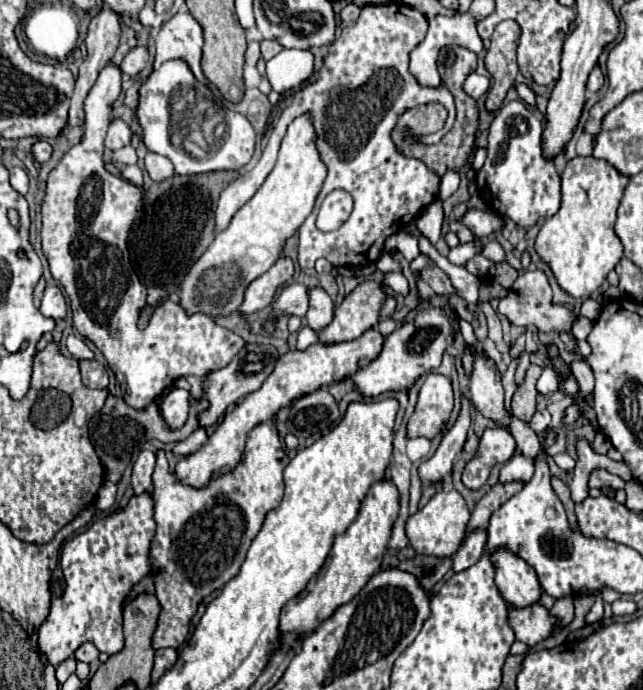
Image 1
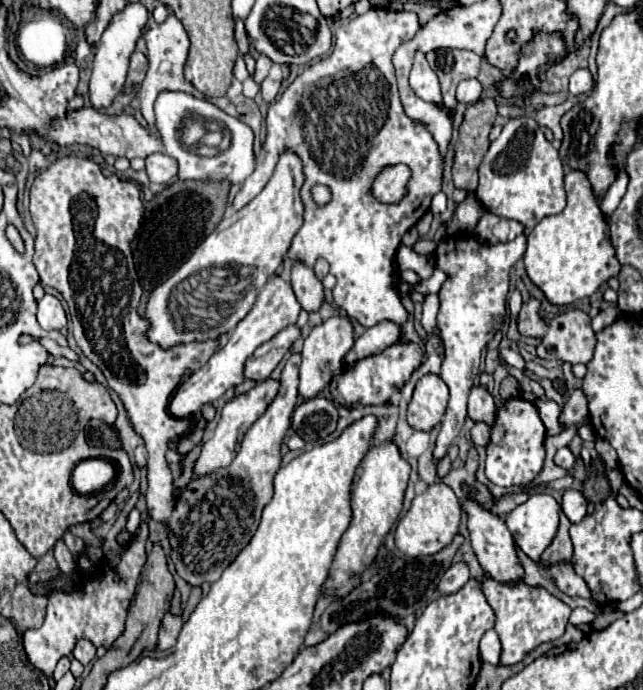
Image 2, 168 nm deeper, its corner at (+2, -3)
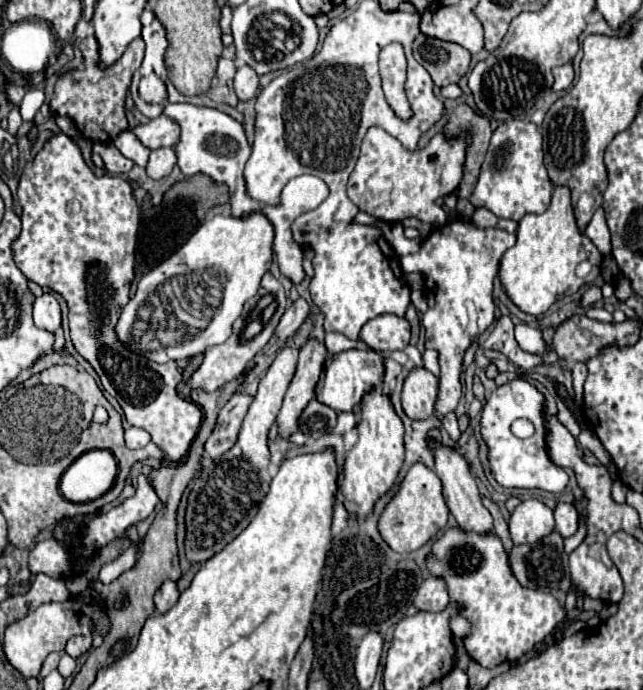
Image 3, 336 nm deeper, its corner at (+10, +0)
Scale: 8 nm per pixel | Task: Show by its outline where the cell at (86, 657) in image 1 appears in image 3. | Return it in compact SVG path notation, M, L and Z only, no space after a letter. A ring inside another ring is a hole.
M74 636L74 638L68 640L66 654L70 654L72 658L78 658L84 652L88 652L90 646L92 646L92 636Z

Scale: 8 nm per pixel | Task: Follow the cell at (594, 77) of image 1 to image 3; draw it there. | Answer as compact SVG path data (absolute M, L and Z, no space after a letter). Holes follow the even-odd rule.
M572 64L558 66L556 70L552 70L552 74L554 74L554 86L552 86L552 88L554 88L556 92L570 88L570 84L572 84L572 80L574 80L574 68L572 68Z

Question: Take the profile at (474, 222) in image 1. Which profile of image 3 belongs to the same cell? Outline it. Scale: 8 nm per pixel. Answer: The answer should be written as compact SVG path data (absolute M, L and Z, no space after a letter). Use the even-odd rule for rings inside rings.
M476 208L474 216L472 216L472 222L480 228L494 228L494 226L498 226L500 218L496 214L492 214L490 210L486 210L486 208Z

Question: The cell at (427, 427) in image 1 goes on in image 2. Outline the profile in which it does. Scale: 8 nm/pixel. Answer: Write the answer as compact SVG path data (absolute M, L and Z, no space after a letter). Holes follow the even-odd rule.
M424 375L408 405L408 425L416 431L430 431L442 421L448 407L448 387L438 375Z

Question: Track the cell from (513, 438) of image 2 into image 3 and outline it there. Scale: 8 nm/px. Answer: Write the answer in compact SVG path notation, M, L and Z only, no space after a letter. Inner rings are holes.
M514 378L504 386L498 386L484 410L482 410L482 436L490 448L490 462L496 480L504 488L538 488L552 494L562 494L568 484L564 468L556 466L548 456L546 446L546 418L544 418L544 394L524 378ZM526 418L534 424L534 436L522 440L510 432L514 420Z

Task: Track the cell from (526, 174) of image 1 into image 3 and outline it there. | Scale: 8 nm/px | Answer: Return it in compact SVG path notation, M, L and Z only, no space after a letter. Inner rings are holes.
M512 120L504 122L492 134L492 142L482 164L480 180L470 202L476 208L488 208L498 218L510 218L520 222L524 214L540 214L548 208L552 196L552 182L544 168L544 154L542 154L542 134L540 128L532 122Z

